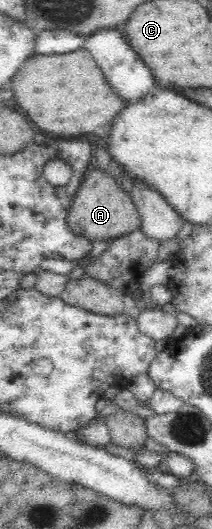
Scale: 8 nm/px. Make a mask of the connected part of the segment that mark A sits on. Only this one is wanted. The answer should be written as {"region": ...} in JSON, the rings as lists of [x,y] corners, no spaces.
{"region":[[[97,167],[89,168],[69,210],[69,217],[66,219],[68,228],[74,234],[84,234],[88,240],[112,240],[134,231],[140,223],[140,213],[131,195],[108,172],[104,173]]]}

